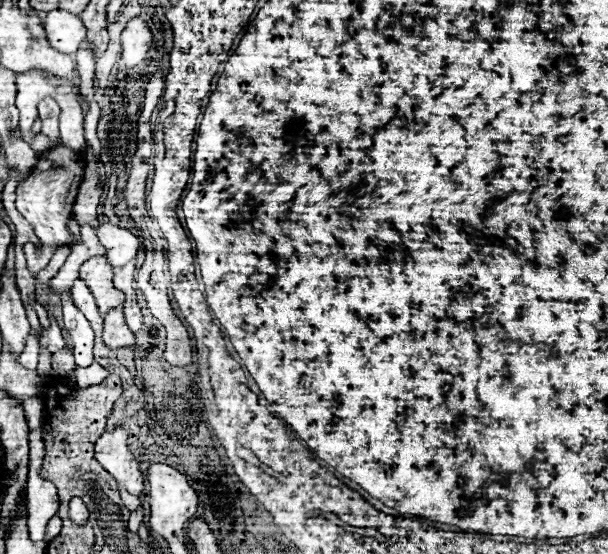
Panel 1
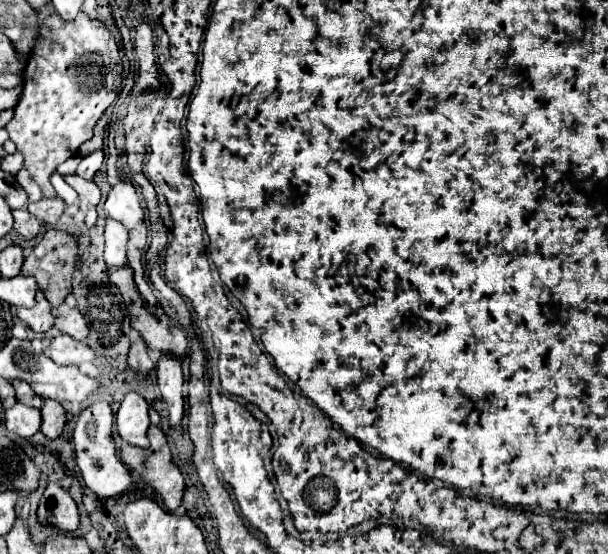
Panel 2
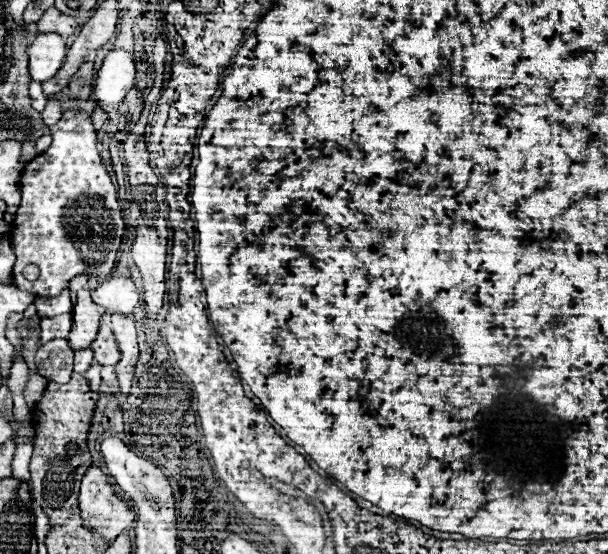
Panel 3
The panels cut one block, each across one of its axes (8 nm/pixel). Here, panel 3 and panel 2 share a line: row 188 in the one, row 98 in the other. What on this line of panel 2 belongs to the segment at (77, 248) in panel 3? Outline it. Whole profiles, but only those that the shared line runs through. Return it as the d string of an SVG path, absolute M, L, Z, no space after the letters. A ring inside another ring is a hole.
M84 12L76 16L72 22L64 22L58 14L52 14L40 22L40 38L28 56L26 68L22 72L24 90L20 102L14 108L14 118L8 122L6 130L10 140L16 144L20 154L24 156L24 168L30 172L30 178L40 186L44 198L56 196L50 176L70 156L74 156L86 140L92 138L92 128L104 110L116 100L122 86L122 58L120 46L114 34L104 26L100 18L90 18Z

